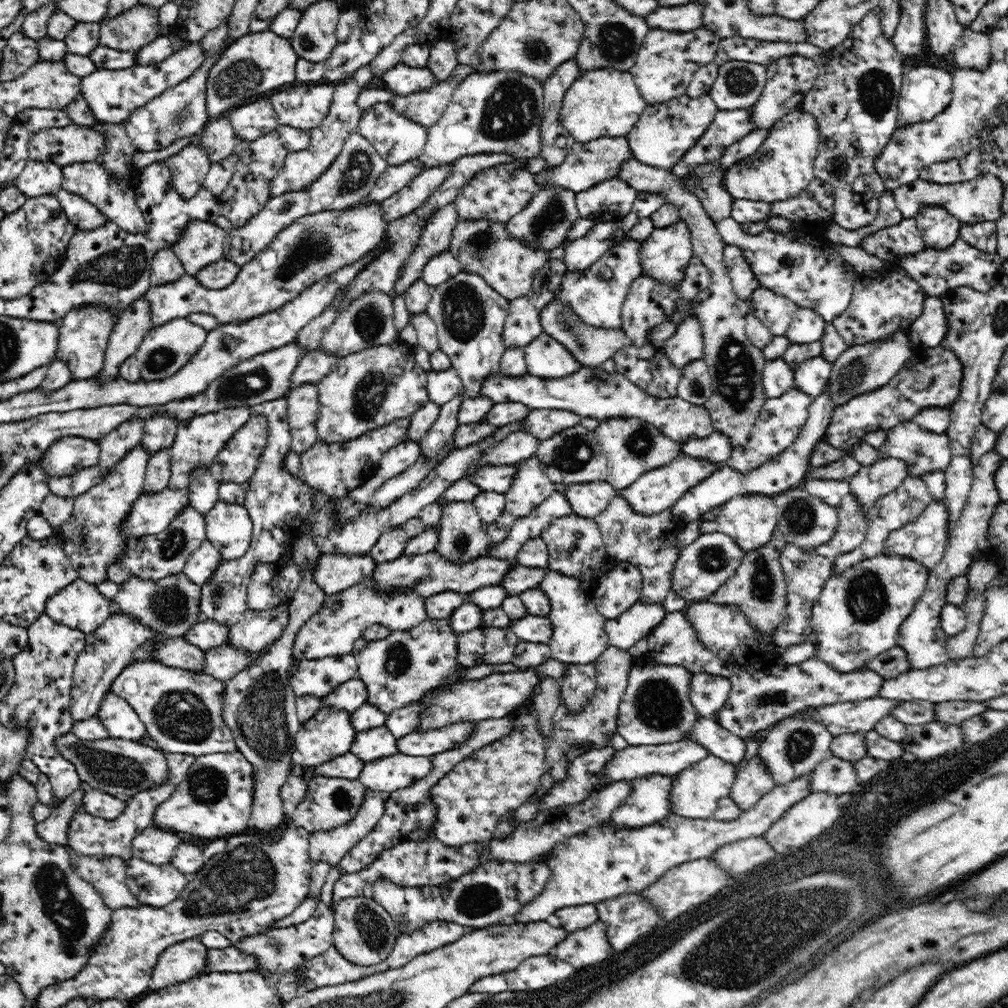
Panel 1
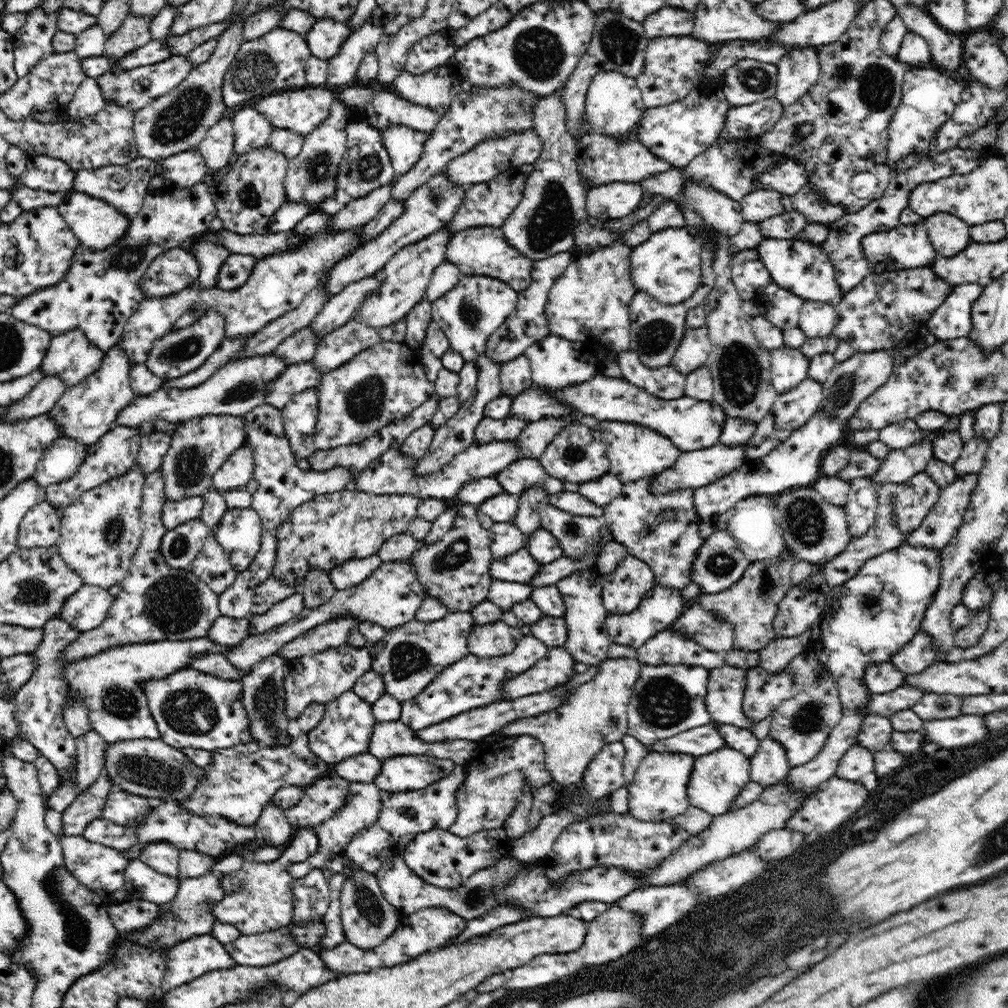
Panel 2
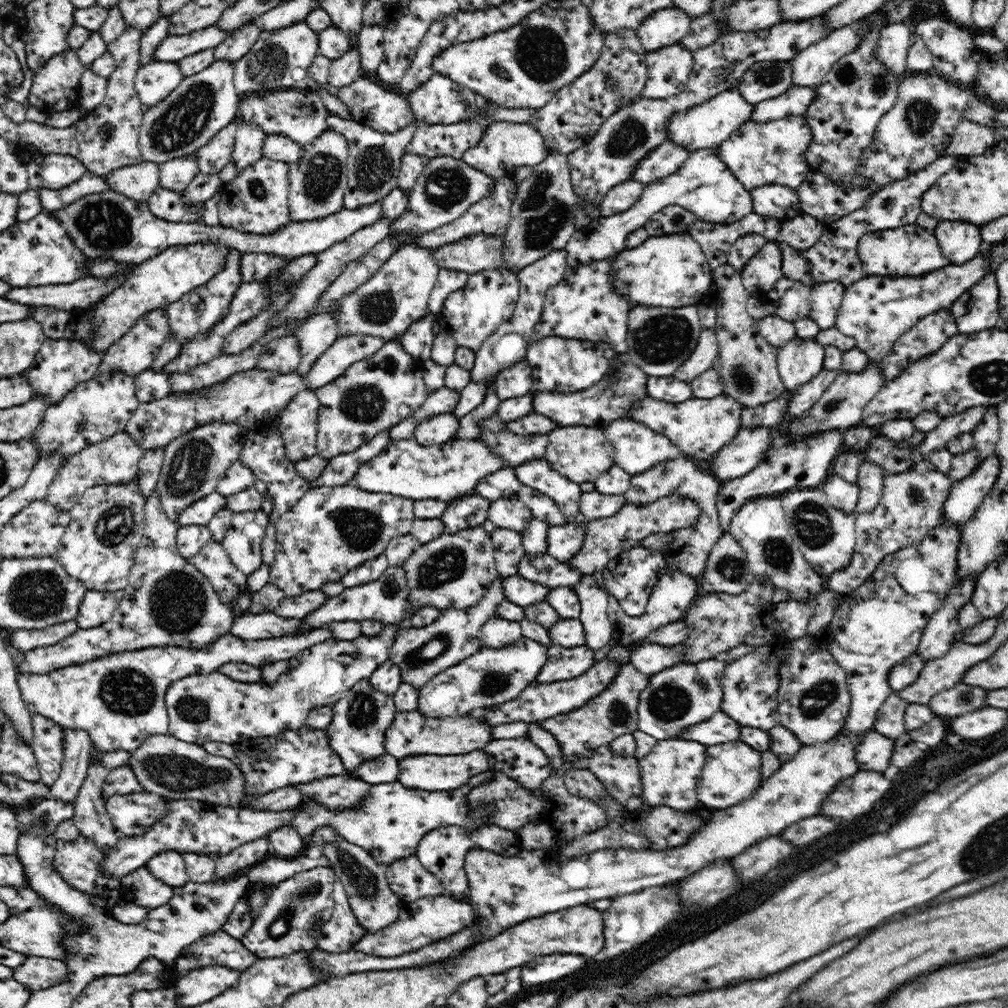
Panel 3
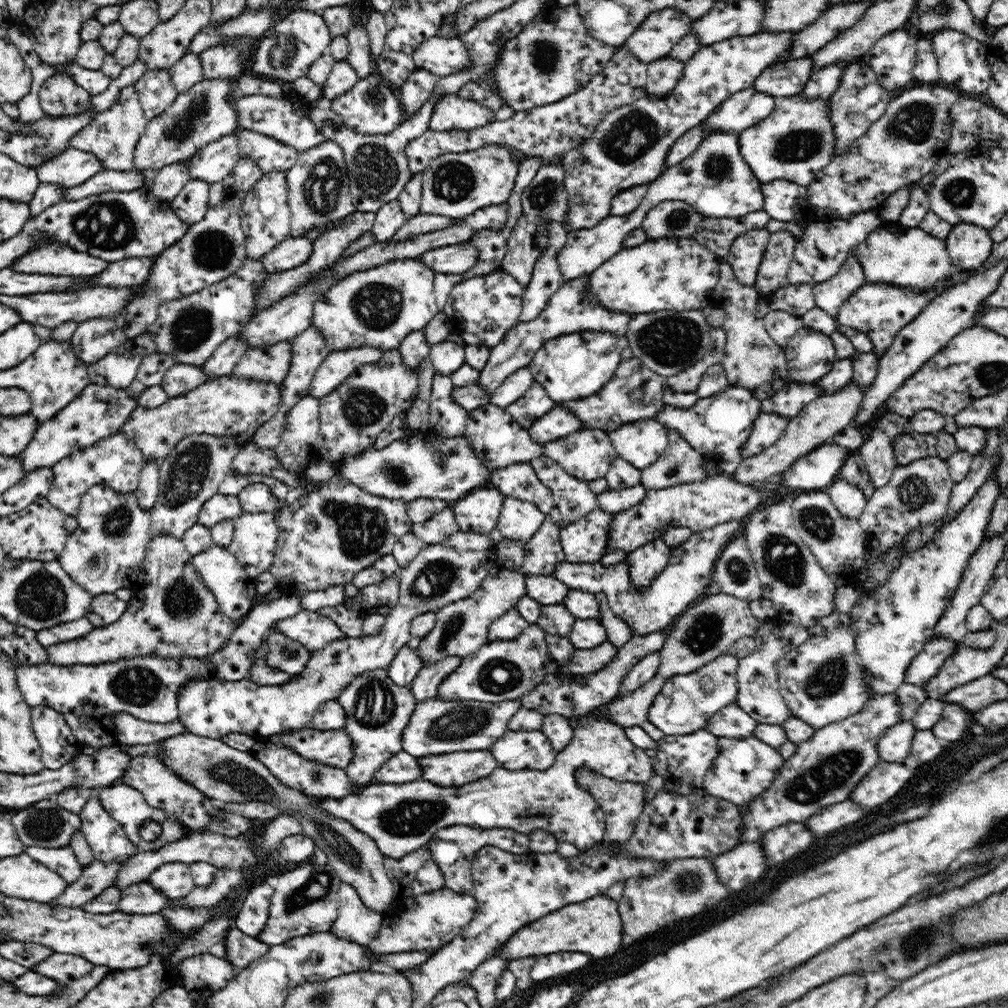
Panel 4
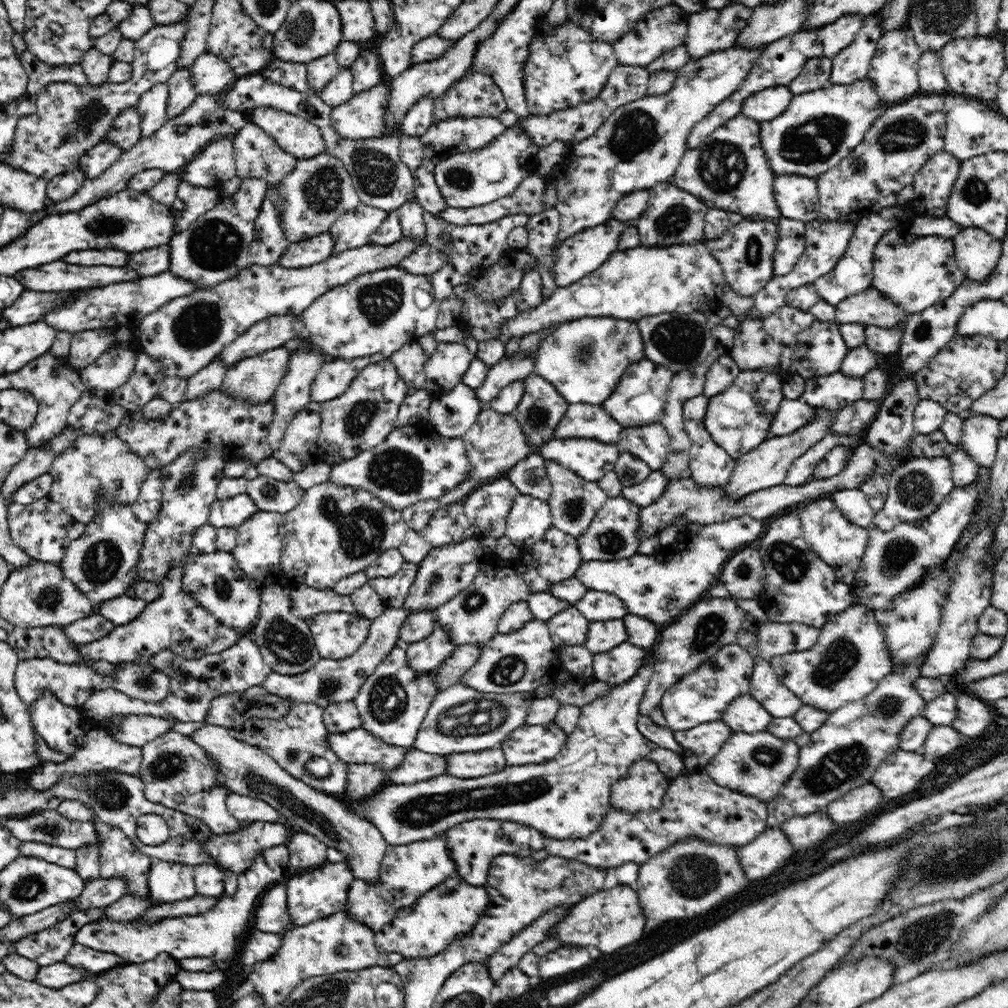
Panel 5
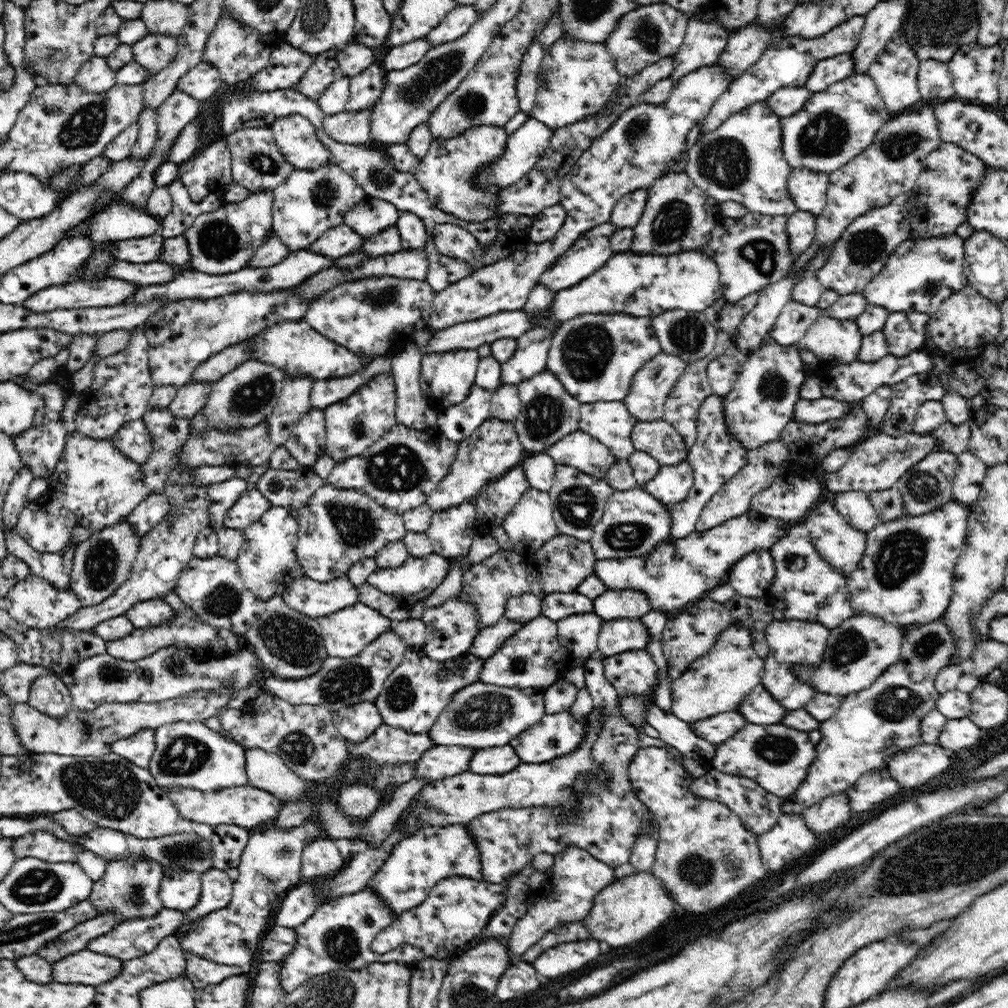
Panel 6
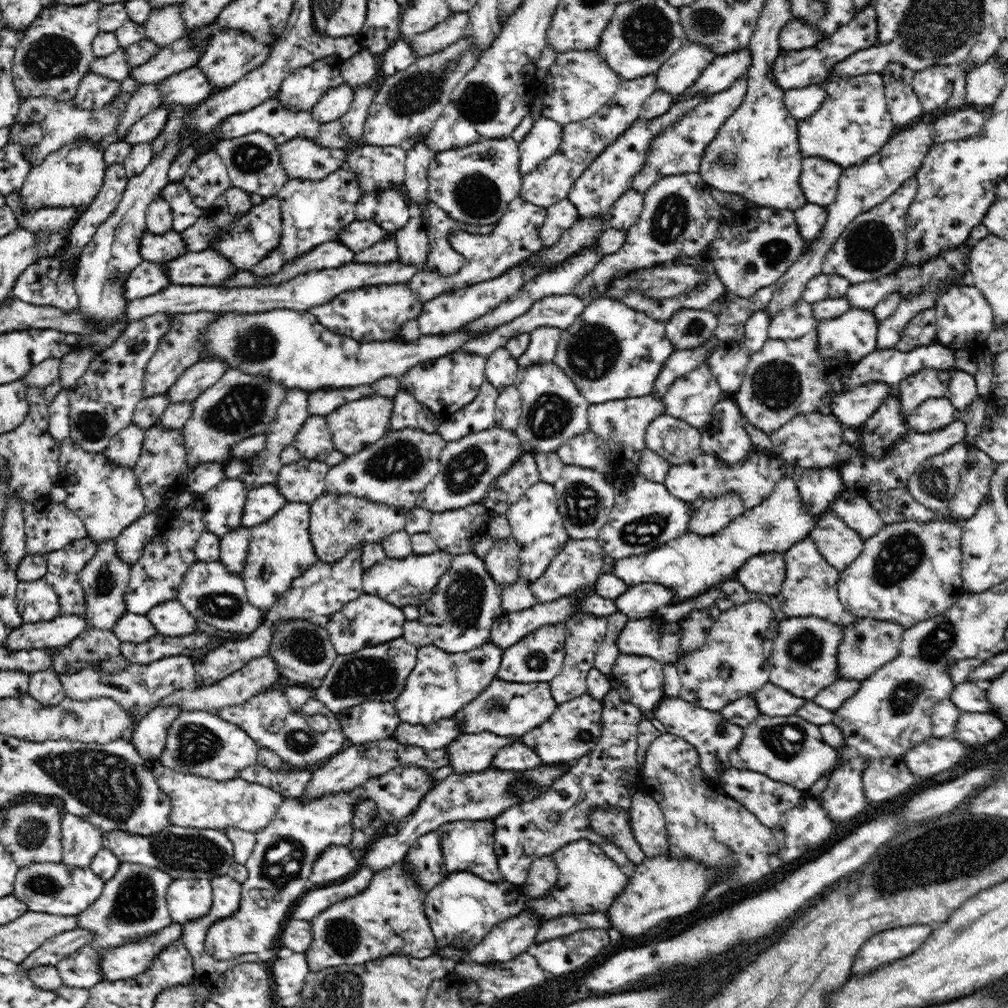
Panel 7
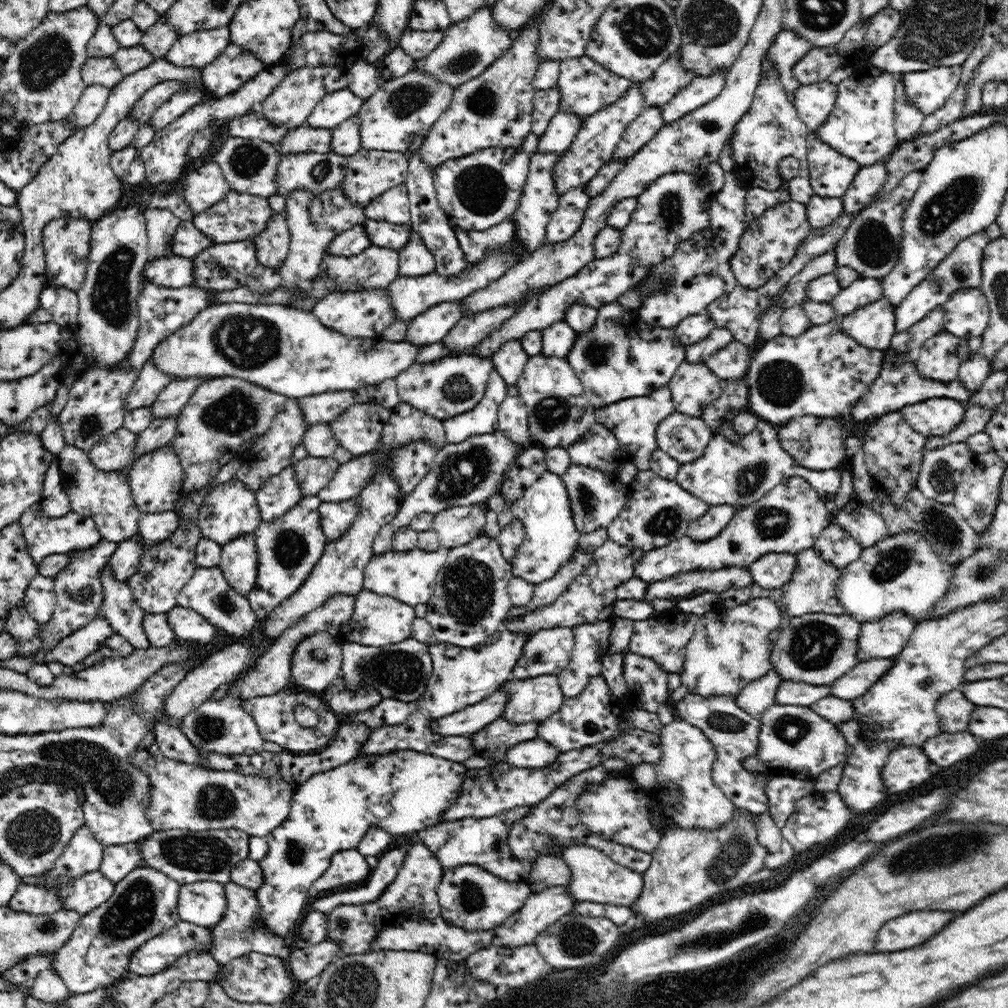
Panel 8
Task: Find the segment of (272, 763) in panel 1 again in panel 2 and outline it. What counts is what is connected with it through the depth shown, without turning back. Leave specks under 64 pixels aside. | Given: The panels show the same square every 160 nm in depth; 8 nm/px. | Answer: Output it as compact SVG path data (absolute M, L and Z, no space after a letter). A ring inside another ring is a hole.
M314 566L306 567L306 576L298 590L302 596L304 610L314 610L324 606L337 592L331 584L328 573ZM280 654L268 656L268 658L254 664L244 673L240 680L240 703L249 721L249 732L252 741L264 747L287 747L291 743L291 736L287 732L290 724L287 707L284 677L286 675L288 660ZM268 800L264 804L252 829L254 829L254 835L258 840L264 840L266 844L280 848L292 840L295 832L293 824L290 824L285 815L285 809L274 800Z

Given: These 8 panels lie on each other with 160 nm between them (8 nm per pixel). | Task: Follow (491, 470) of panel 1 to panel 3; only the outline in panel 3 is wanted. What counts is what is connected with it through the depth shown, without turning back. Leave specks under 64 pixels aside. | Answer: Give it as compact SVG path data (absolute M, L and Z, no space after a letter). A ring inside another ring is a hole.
M544 458L528 460L512 469L520 483L552 498L566 516L577 517L580 494L594 491L594 483L581 482L578 484L568 480L556 472Z

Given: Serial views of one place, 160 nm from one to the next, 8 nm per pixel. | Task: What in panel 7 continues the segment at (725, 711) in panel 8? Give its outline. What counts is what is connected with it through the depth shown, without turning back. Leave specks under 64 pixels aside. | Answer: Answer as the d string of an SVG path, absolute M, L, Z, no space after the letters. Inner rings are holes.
M678 697L664 698L660 701L654 710L654 717L664 725L666 733L679 736L680 739L684 739L688 745L692 745L696 749L700 767L709 780L715 780L720 776L722 770L731 767L728 754L740 744L740 740L744 736L743 728L729 724L719 711L714 712L696 707Z

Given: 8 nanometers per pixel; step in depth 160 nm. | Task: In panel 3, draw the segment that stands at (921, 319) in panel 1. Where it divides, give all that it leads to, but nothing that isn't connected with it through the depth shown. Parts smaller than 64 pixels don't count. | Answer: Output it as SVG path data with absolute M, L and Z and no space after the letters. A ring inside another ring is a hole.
M984 275L974 286L966 288L949 308L956 333L970 334L994 327L998 320L996 275Z

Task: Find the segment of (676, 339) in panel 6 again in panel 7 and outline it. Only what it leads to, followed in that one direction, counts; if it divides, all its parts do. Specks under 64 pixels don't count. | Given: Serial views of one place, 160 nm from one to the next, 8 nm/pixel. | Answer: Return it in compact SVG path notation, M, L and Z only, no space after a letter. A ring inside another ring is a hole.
M680 308L666 320L664 330L676 350L694 350L715 336L716 327L716 316L706 308Z

